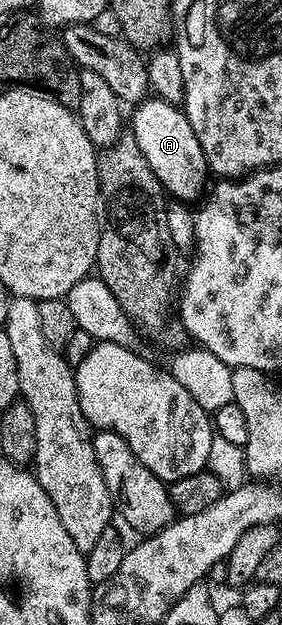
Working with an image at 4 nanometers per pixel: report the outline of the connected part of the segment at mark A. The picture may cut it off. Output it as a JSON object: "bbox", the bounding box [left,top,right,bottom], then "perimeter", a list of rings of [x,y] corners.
{"bbox":[131,96,207,204],"perimeter":[[[150,96],[145,101],[136,103],[132,110],[131,137],[139,144],[143,156],[147,156],[147,164],[151,164],[155,176],[165,188],[166,195],[186,204],[196,203],[207,190],[207,167],[203,148],[199,148],[199,136],[195,136],[195,128],[191,128],[191,120],[187,120],[184,109],[180,105]]]}

